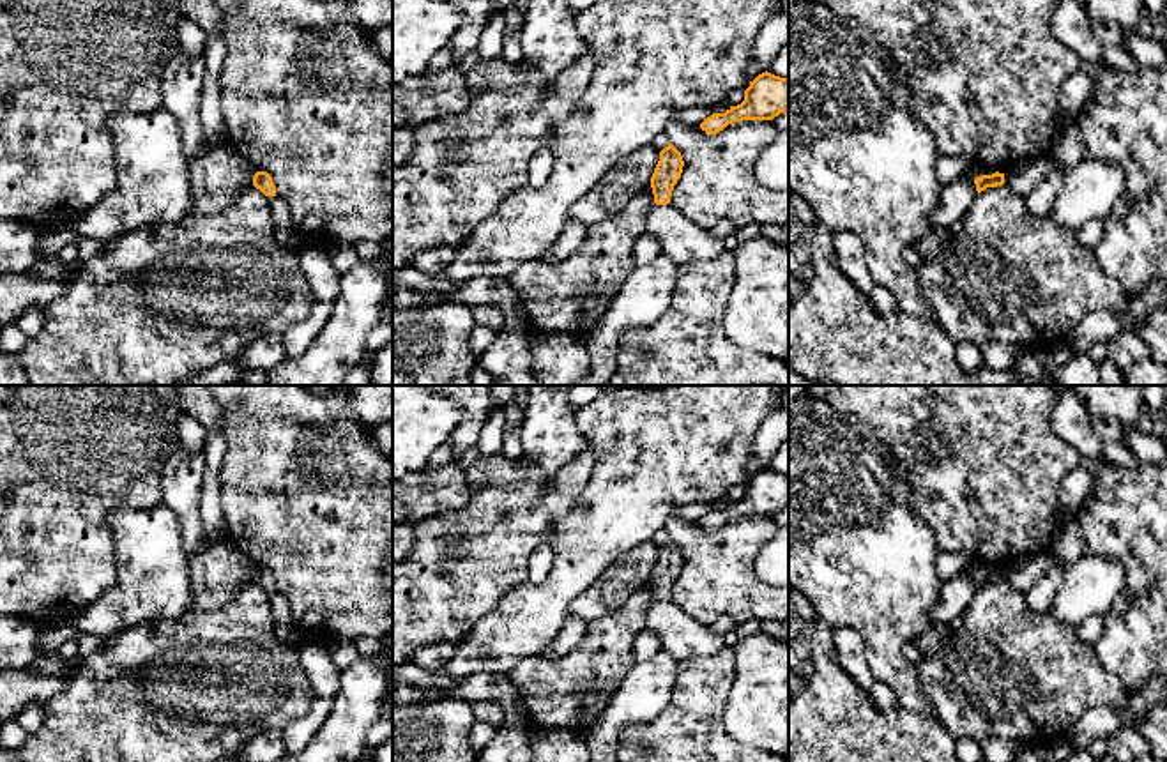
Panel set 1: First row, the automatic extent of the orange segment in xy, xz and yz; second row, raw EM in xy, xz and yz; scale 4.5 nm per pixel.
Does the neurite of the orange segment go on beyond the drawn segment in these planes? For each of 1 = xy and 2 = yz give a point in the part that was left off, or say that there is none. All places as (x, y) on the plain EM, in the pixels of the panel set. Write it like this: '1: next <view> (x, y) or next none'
1: next none
2: next none

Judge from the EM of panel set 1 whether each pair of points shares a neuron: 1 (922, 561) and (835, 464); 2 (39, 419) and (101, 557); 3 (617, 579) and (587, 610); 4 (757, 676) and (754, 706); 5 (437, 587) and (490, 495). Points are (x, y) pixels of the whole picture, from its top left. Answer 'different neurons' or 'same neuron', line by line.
1: same neuron
2: same neuron
3: same neuron
4: same neuron
5: same neuron

